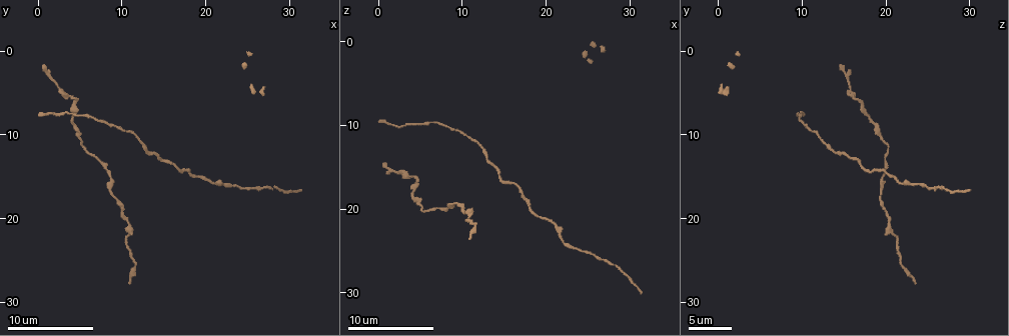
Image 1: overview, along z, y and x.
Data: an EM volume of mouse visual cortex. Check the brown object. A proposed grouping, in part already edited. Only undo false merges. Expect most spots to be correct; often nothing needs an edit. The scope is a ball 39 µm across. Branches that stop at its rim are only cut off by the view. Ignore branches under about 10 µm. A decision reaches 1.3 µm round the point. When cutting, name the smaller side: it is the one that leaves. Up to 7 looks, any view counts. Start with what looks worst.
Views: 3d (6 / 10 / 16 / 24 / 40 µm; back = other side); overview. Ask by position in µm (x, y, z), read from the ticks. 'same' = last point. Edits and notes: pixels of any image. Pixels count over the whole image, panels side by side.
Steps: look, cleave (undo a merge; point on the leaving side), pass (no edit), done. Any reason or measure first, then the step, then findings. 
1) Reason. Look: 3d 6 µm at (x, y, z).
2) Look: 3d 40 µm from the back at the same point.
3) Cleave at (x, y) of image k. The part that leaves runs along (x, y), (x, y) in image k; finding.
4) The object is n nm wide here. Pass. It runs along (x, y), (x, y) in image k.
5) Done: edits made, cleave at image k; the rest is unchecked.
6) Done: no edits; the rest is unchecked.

A narrow waist. Look: 3d 16 µm at (21.8, 15.6, 23.6).

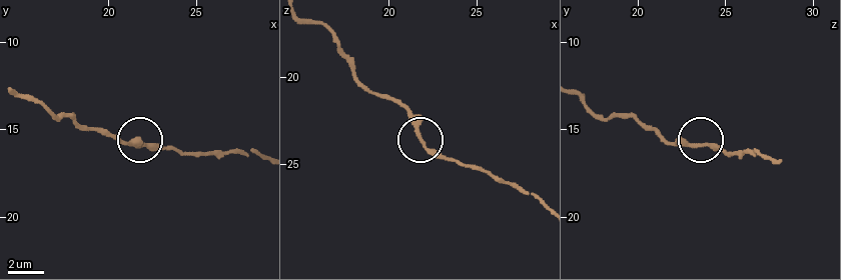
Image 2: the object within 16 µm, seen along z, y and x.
Pass. It runs along (300, 18), (322, 24), (354, 74), (456, 162) in image 2; continuous, no second cell.

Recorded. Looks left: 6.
Look: 3d 16 µm at (5.2, 7.8, 9.8).

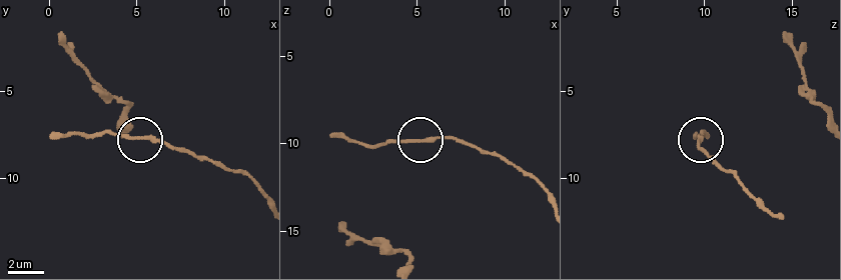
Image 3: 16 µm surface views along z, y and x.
Pass. It runs along (424, 140), (444, 136), (465, 140) in image 3; all the same cell.

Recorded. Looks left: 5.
A narrow waist. Look: 3d 6 µm at (8.8, 17.4, 19.4).

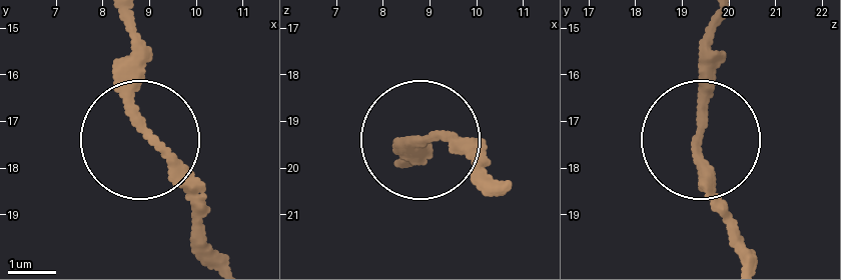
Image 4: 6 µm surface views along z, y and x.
Pass. One cell here.

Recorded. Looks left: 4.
Done: no edits; the rest is unchecked.

